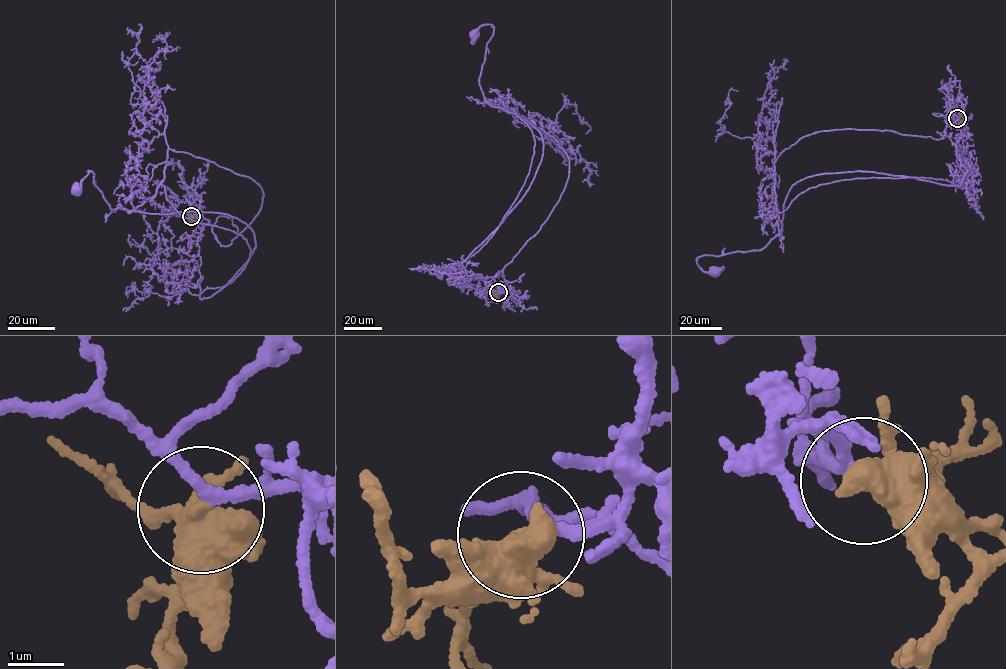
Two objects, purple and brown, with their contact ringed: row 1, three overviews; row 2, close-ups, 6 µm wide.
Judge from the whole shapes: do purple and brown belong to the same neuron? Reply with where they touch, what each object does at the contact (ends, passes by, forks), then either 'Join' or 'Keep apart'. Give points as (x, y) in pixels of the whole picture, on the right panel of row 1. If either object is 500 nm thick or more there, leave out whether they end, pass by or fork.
Place: (957, 118). At the ring purple passes by. At the ring brown forks. Join

